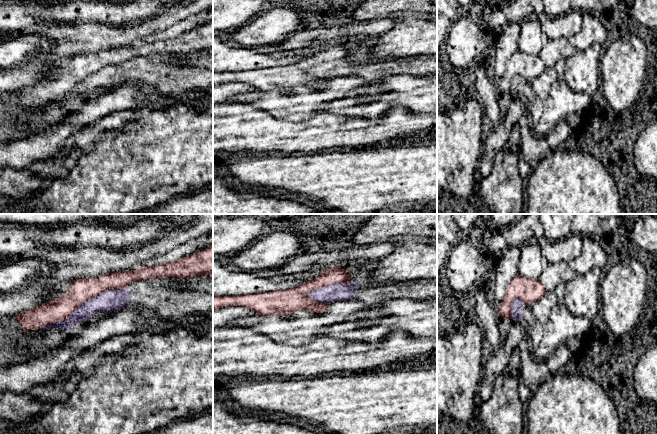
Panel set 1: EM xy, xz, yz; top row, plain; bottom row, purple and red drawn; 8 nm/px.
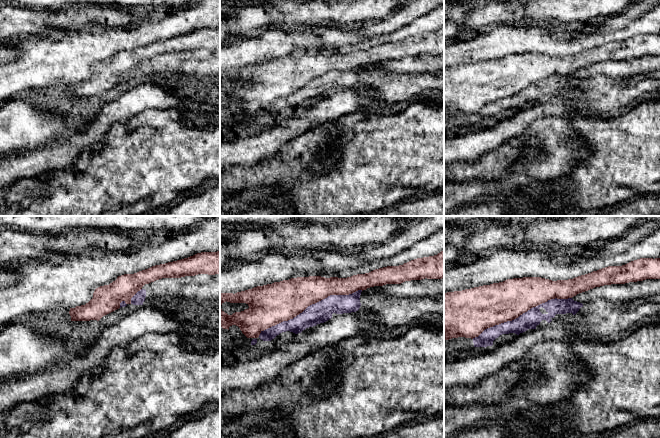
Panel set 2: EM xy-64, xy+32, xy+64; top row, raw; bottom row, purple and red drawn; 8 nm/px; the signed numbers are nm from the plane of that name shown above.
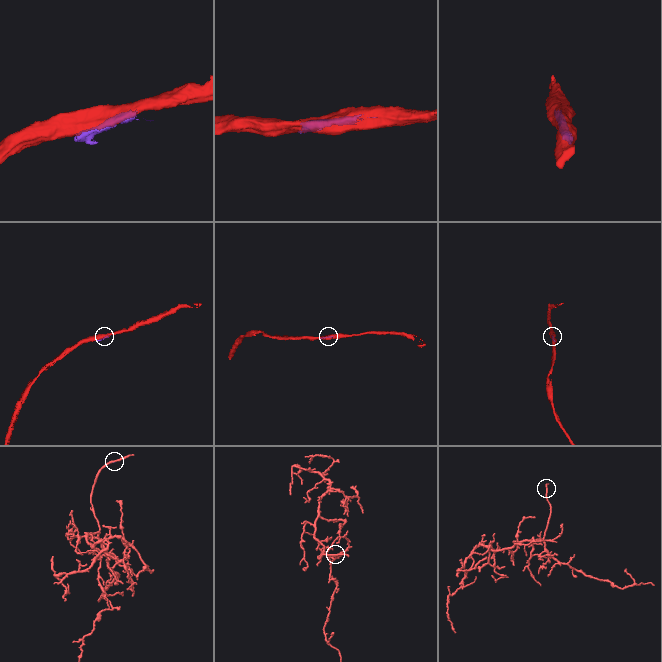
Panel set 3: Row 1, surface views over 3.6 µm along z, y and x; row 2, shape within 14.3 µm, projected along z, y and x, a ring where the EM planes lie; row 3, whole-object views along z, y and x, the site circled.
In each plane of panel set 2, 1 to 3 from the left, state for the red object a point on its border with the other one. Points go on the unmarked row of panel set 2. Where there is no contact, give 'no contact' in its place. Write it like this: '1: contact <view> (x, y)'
1: contact xy-64 (133, 72)
2: contact xy+32 (310, 81)
3: contact xy+64 (522, 90)

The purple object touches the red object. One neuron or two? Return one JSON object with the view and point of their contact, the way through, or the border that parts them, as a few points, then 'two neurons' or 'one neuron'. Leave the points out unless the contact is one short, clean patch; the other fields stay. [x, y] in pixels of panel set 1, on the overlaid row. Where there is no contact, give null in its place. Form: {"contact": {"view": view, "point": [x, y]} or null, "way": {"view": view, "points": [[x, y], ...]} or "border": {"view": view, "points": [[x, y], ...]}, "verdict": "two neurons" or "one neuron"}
{"contact": {"view": "xy", "point": [86, 302]}, "verdict": "two neurons"}

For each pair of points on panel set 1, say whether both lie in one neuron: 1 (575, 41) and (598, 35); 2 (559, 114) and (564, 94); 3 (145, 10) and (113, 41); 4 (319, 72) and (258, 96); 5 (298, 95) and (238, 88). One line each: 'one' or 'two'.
1: one
2: one
3: two
4: two
5: two

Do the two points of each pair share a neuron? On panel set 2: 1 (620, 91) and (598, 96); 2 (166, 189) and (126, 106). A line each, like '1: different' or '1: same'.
1: same
2: different

